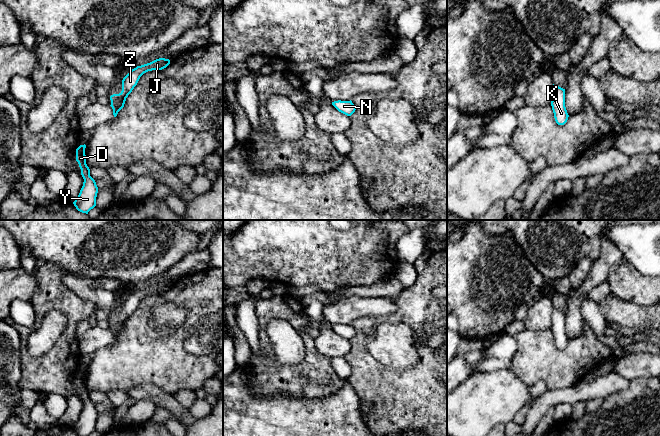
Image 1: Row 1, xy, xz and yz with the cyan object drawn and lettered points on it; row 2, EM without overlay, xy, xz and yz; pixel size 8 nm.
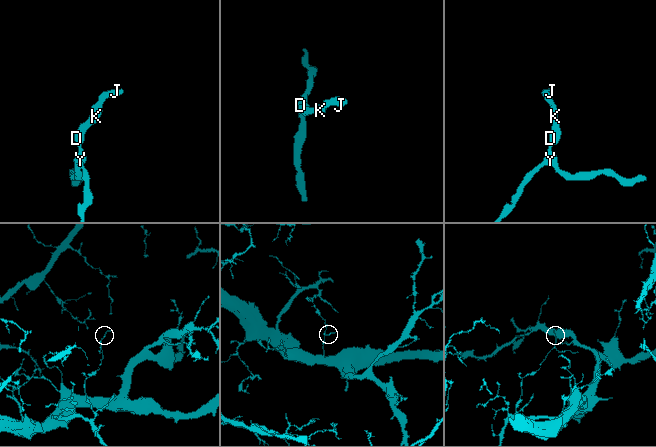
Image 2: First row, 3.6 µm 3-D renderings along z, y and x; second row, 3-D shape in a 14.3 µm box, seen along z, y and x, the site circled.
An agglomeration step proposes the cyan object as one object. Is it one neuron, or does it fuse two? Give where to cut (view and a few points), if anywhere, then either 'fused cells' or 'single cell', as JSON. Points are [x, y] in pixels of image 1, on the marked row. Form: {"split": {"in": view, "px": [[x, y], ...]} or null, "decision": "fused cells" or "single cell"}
{"split": null, "decision": "single cell"}

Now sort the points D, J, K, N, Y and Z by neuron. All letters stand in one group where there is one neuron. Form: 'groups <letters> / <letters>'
groups D J K N Y Z

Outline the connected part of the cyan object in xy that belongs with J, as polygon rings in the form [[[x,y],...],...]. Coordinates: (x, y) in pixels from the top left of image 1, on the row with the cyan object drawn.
[[[159,58],[150,63],[137,66],[136,68],[129,71],[129,73],[122,80],[122,91],[119,94],[113,94],[110,96],[111,107],[113,109],[114,117],[117,116],[118,112],[124,107],[126,98],[132,92],[134,87],[137,85],[140,77],[152,70],[162,70],[170,64],[169,59]]]

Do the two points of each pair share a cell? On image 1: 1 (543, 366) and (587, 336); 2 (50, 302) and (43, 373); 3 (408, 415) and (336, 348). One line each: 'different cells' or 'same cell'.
1: same cell
2: same cell
3: different cells

